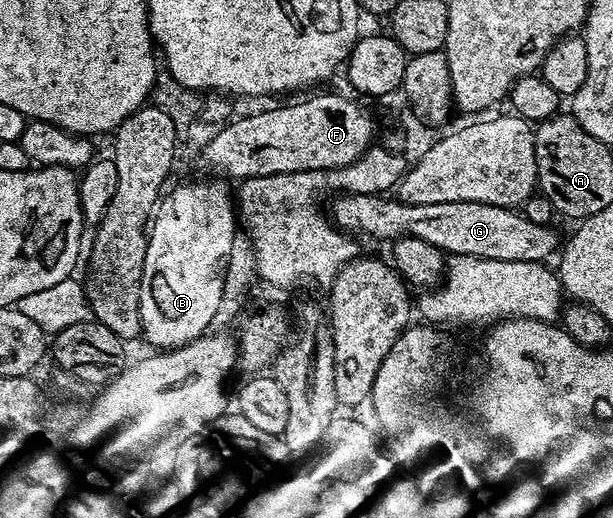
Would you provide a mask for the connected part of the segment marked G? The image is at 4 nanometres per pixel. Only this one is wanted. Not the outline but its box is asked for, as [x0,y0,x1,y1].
[330,193,558,263]

